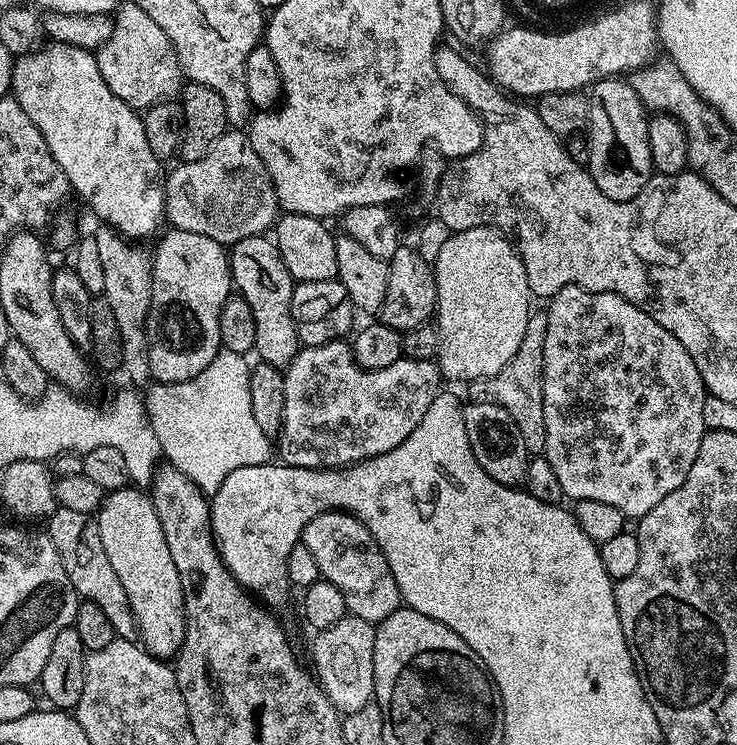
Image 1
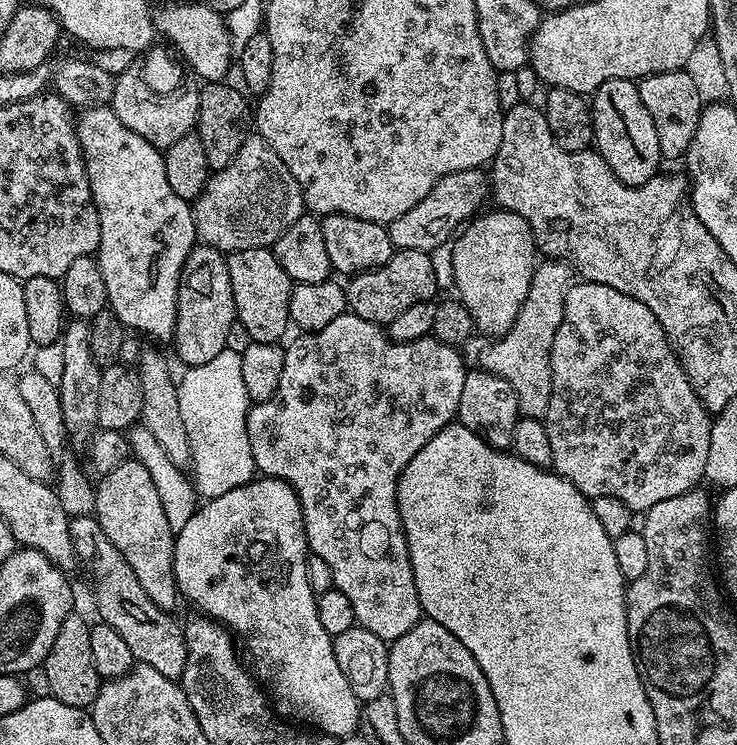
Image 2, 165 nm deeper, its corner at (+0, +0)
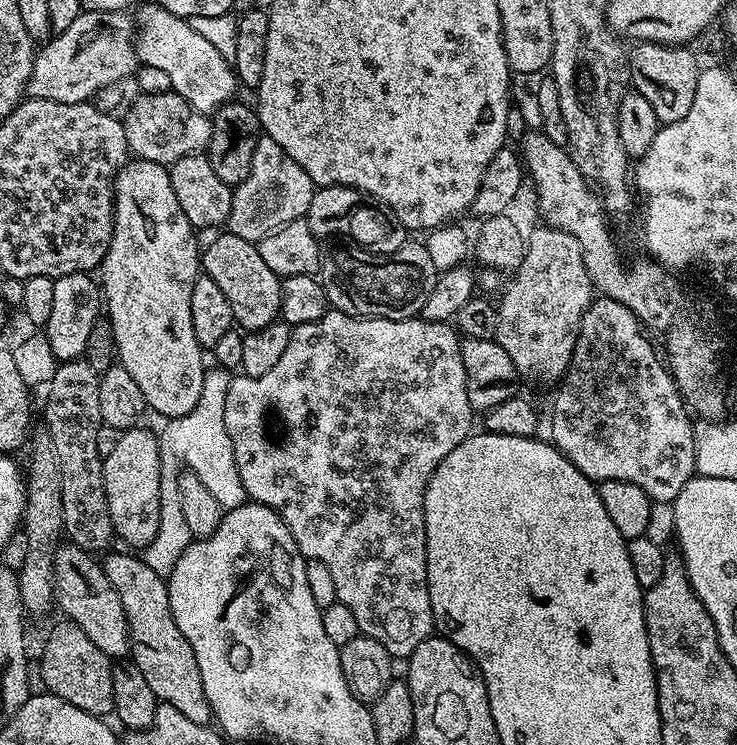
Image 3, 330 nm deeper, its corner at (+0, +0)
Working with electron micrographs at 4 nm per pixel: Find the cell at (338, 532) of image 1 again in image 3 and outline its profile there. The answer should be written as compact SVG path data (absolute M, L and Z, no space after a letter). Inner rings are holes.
M330 310L318 322L306 322L305 324L295 325L292 329L290 346L282 353L282 358L278 358L278 363L272 367L267 374L261 376L246 376L243 374L233 375L230 382L230 390L226 390L226 434L230 434L230 446L234 446L234 462L238 466L238 478L242 478L245 497L249 501L257 504L267 504L279 512L280 517L286 522L294 542L298 546L300 553L304 555L305 561L317 560L324 563L330 569L330 574L334 577L334 590L339 603L350 606L350 611L354 614L354 619L358 621L361 633L386 646L386 650L394 658L407 658L427 636L433 635L434 625L432 623L432 607L430 606L430 594L428 593L428 575L426 574L426 522L424 521L424 495L426 486L442 458L454 450L454 446L461 444L465 438L473 435L472 419L474 413L470 406L470 398L466 394L466 370L462 366L462 354L460 353L461 337L458 335L455 327L451 323L430 322L413 318L410 320L387 320L386 318L374 318L373 316L351 316L345 312Z

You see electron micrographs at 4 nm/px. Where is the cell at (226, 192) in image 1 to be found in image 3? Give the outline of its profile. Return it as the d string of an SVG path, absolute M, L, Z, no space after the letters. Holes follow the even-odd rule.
M261 135L258 146L254 146L250 174L241 184L232 188L227 231L234 233L238 238L246 238L246 242L259 245L262 238L270 238L270 234L282 230L282 226L287 226L288 223L295 220L305 219L310 210L313 191L314 185L310 174L306 174L306 170L302 170L302 166L298 166L298 162L294 162L294 158L290 158L290 154L286 154L286 150L282 150L282 146L278 146L278 142L274 142L274 138Z

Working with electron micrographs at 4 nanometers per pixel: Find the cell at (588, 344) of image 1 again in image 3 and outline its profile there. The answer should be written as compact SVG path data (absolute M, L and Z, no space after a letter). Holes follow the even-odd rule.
M593 299L580 323L568 371L555 389L550 440L563 456L570 458L570 462L582 470L582 474L586 474L586 478L594 482L634 482L634 486L642 486L642 490L646 490L653 502L671 502L676 499L678 490L697 475L694 454L696 430L690 409L680 396L672 373L647 335L649 333L639 318L622 306L622 302Z

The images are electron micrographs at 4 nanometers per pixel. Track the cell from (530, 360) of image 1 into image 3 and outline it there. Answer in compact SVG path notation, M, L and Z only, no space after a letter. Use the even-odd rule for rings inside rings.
M539 227L527 233L524 260L514 269L513 276L516 277L509 282L504 297L498 300L498 326L494 339L506 354L510 354L510 362L514 362L525 381L541 380L544 384L555 385L563 381L564 373L568 371L580 323L592 305L594 289L582 256L582 246L576 239L557 228Z

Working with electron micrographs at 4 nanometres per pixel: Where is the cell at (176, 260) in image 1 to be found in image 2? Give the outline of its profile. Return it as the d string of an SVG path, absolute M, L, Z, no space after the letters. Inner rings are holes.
M197 243L196 247L190 250L190 254L180 271L176 325L170 337L170 344L176 347L176 356L181 360L181 365L190 368L202 366L202 362L210 362L210 358L222 354L222 350L226 348L226 333L230 330L230 326L235 323L237 323L237 319L234 290L230 286L230 270L225 253L208 244Z

